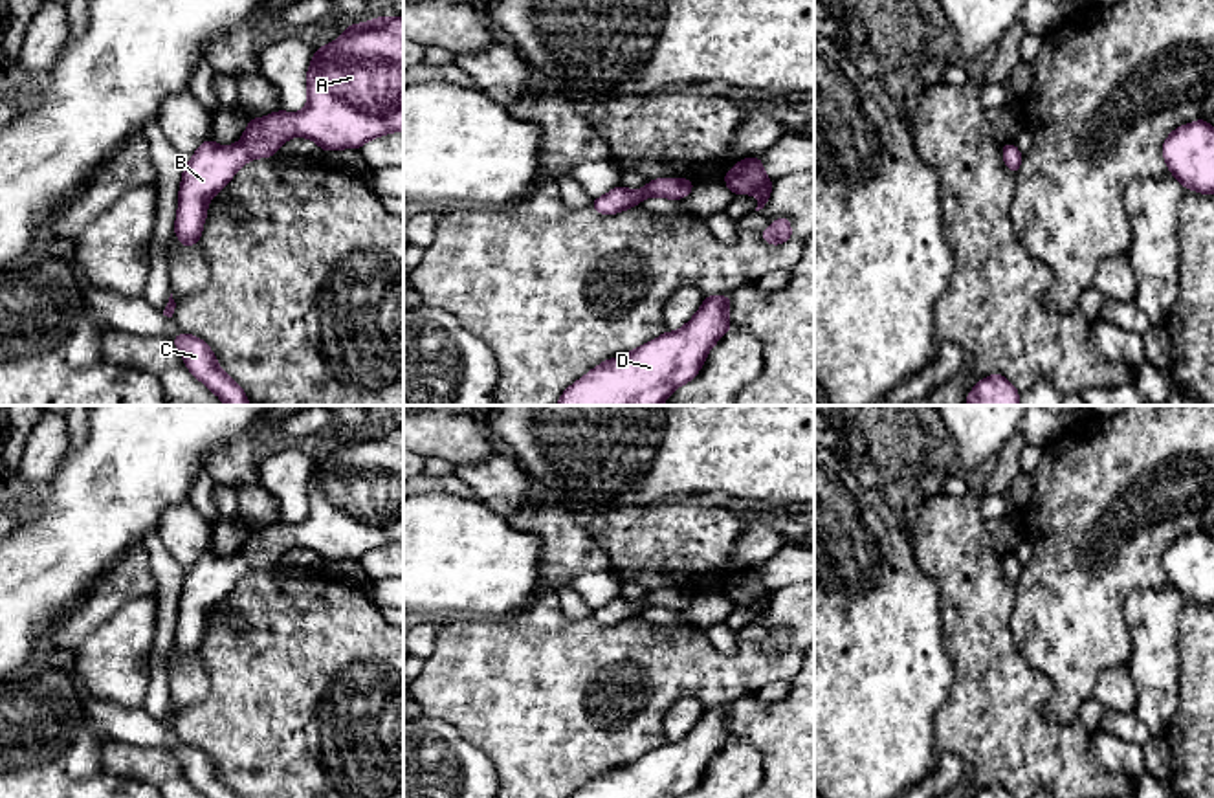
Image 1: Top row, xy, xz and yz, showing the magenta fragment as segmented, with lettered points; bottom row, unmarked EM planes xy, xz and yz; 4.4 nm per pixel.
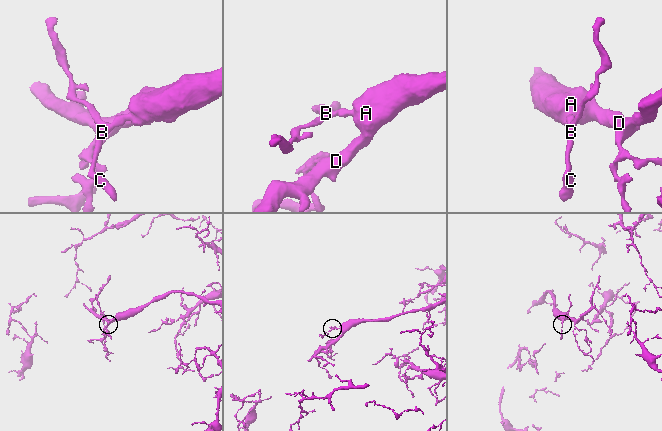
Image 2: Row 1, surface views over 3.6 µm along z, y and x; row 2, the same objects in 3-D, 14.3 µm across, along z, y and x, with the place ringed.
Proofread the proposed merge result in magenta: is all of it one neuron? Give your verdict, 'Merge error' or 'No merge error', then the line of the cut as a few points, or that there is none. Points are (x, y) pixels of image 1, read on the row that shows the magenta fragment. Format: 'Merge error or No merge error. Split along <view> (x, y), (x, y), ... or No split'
No merge error. No split

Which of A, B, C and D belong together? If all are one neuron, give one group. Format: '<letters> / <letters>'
A B C D

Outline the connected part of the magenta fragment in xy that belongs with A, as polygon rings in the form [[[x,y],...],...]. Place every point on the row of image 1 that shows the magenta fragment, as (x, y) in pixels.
[[[380,17],[363,24],[348,24],[334,42],[315,48],[306,72],[308,105],[297,112],[277,110],[249,119],[237,145],[222,147],[207,138],[183,167],[178,193],[174,233],[182,246],[194,246],[204,229],[209,200],[222,191],[242,165],[255,158],[273,156],[284,141],[303,136],[323,152],[356,149],[383,134],[403,130],[403,17]]]

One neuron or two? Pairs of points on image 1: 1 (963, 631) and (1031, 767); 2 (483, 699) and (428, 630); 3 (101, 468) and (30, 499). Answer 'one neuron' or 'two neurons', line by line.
1: one neuron
2: two neurons
3: two neurons

